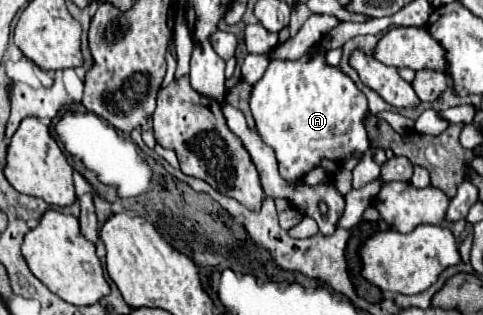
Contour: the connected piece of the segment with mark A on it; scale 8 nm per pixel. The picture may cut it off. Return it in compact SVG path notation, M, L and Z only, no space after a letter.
M318 46L296 62L272 60L262 80L254 84L250 108L258 134L276 152L282 178L298 178L320 166L324 158L334 162L360 158L370 148L364 124L366 96L340 68L326 64Z

